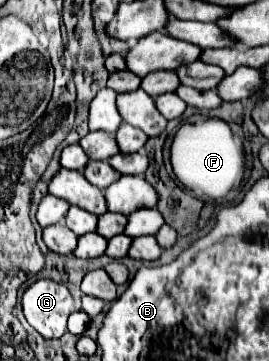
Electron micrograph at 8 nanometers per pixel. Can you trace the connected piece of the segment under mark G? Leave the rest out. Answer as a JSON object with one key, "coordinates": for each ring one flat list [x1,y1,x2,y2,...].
{"coordinates":[[40,278,22,294,22,310,28,324,44,338,60,338,72,314,74,300,60,282]]}

